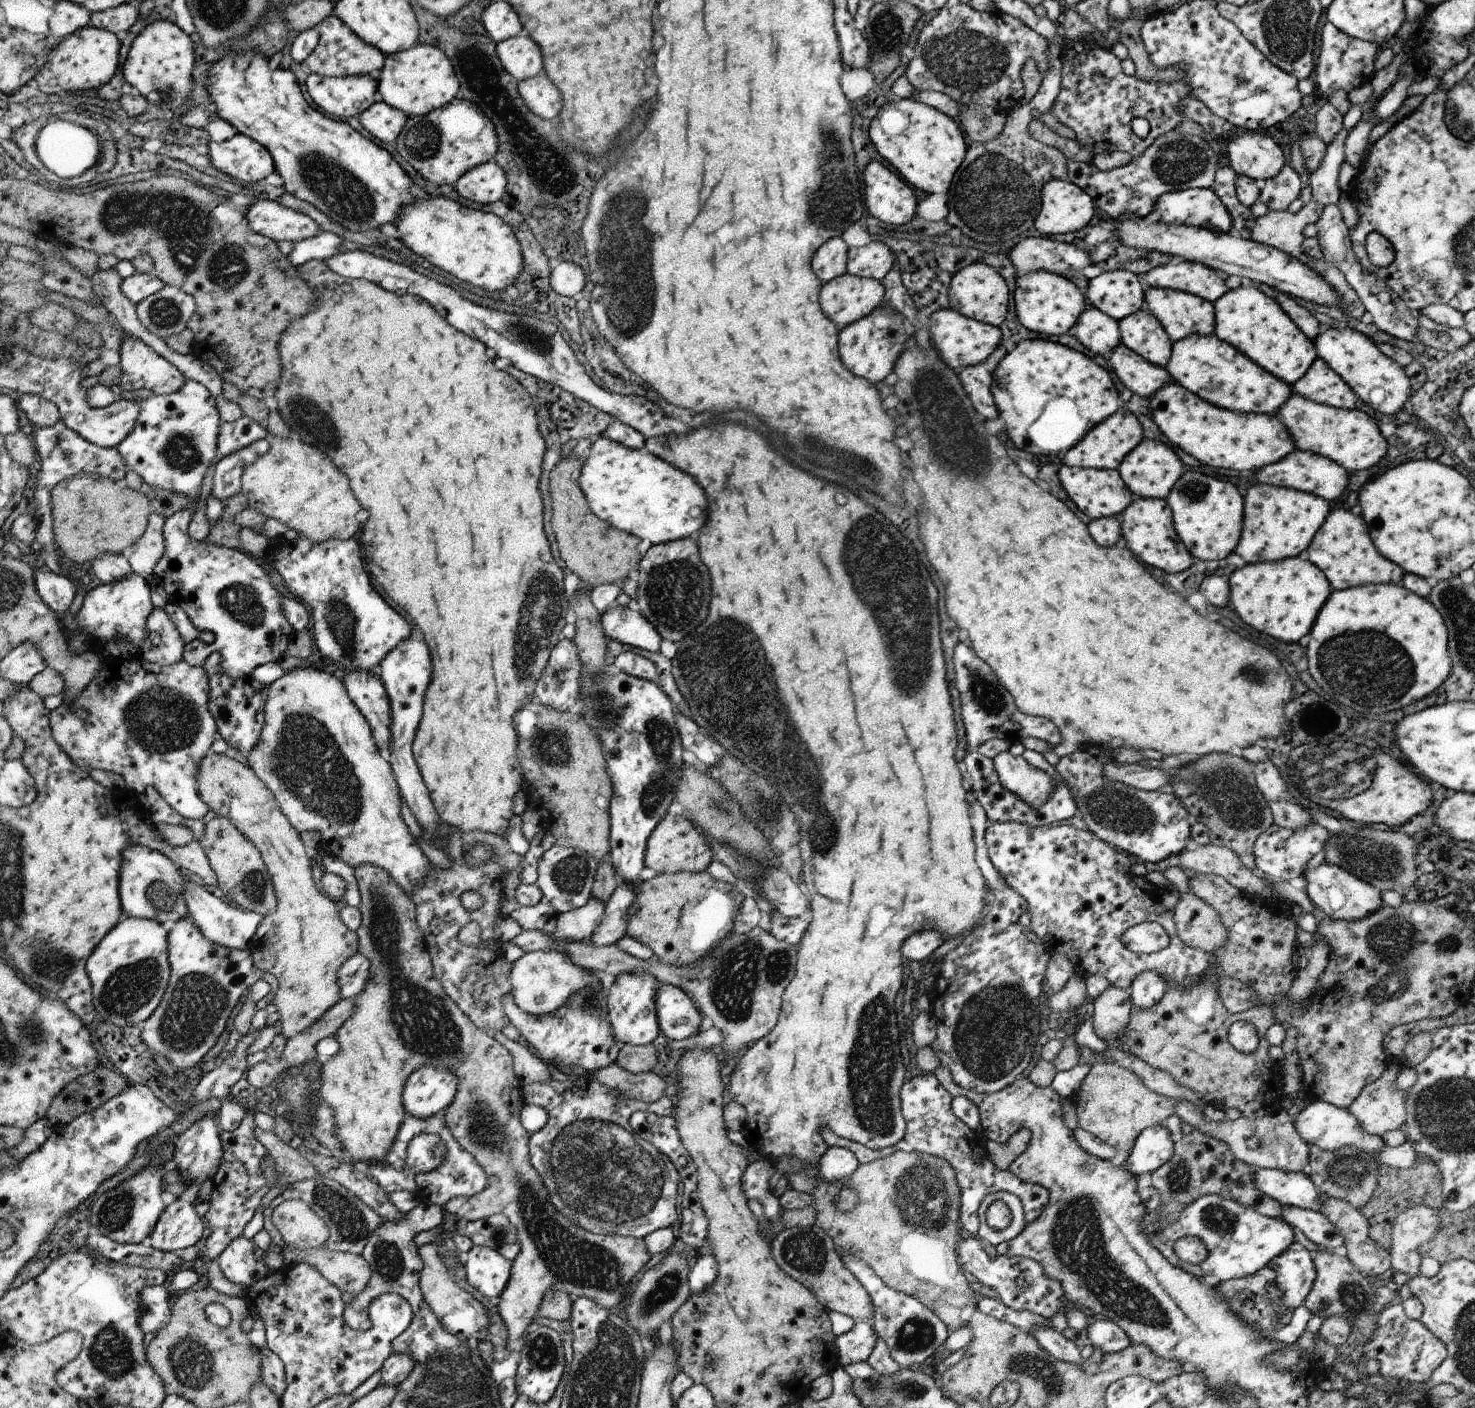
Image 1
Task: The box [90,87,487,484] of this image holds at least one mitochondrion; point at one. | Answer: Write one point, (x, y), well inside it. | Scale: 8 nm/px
(189, 230)

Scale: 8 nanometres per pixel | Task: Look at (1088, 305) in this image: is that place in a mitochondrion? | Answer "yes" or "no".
no

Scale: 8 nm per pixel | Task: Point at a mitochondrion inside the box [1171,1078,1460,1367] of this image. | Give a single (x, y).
(1343, 1172)

